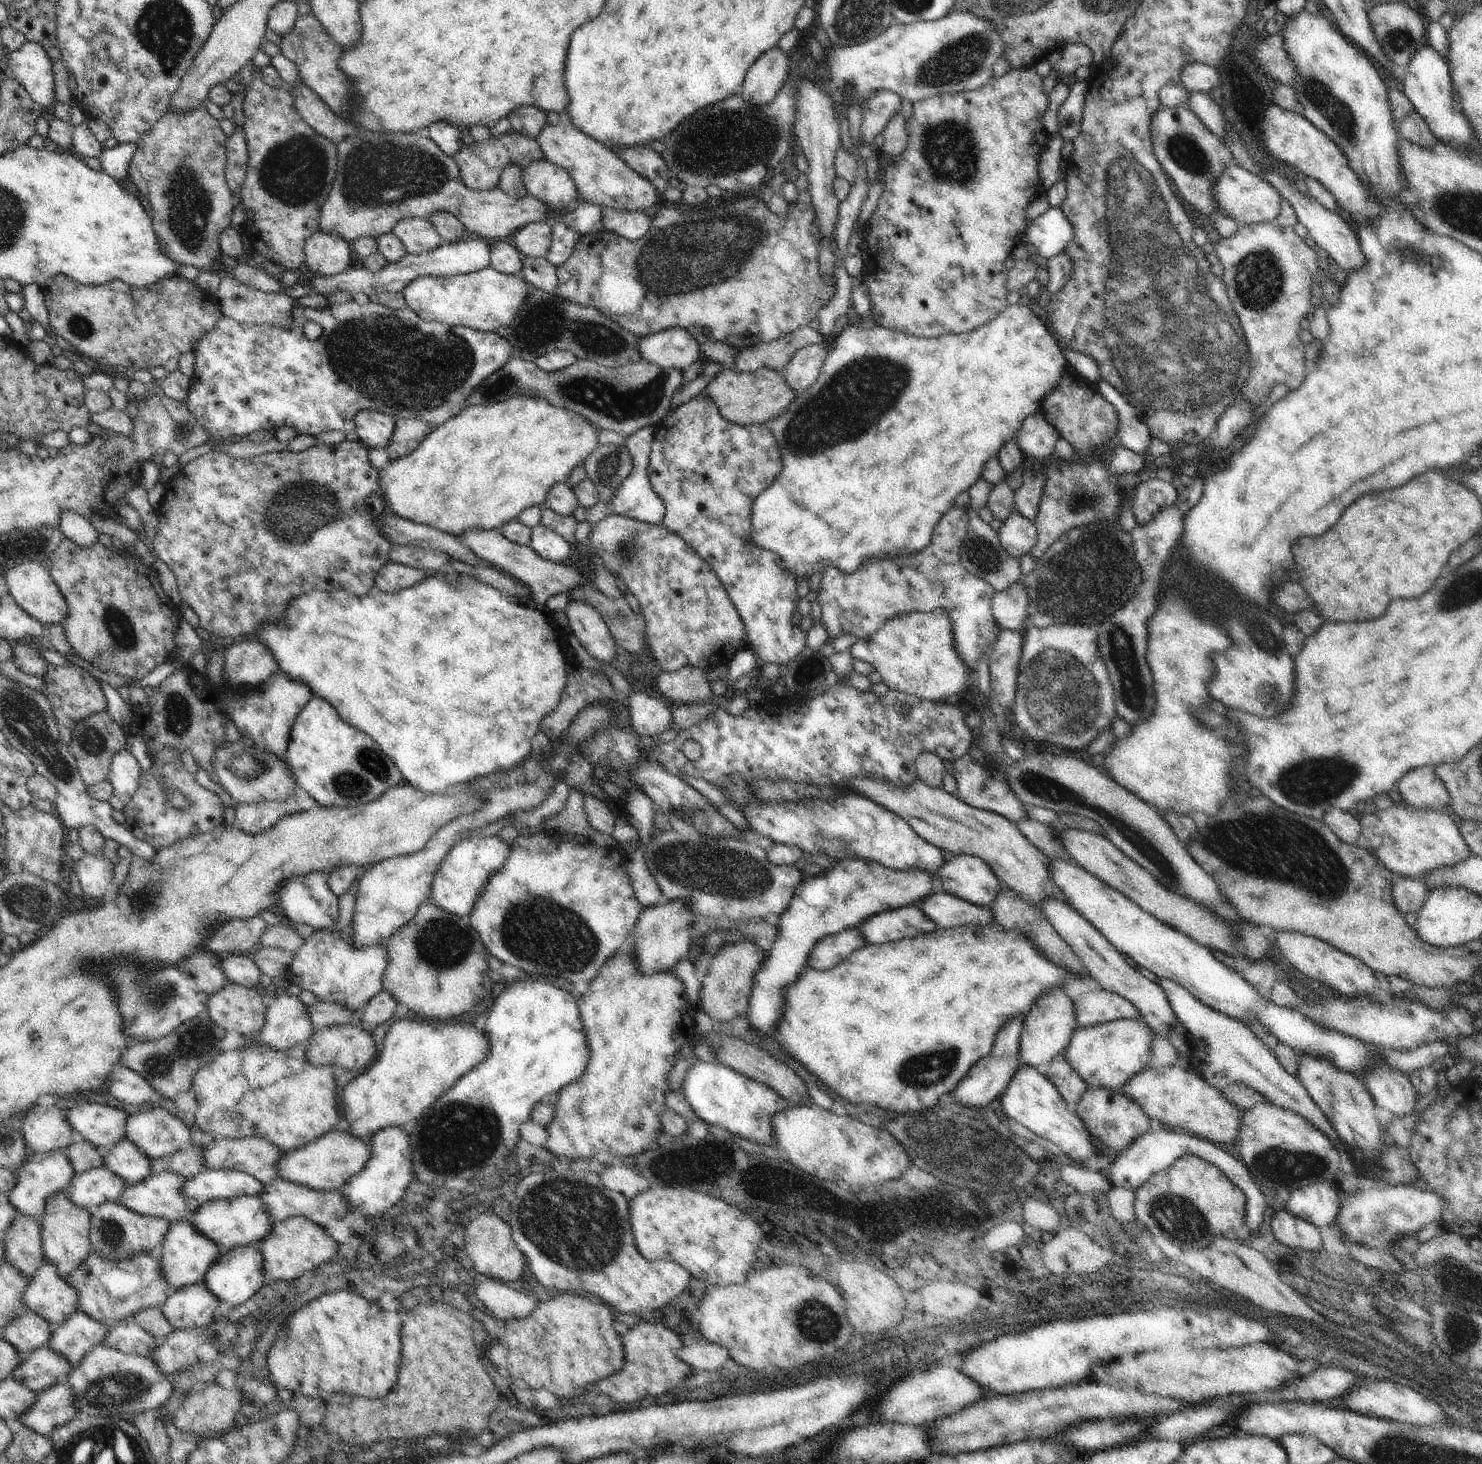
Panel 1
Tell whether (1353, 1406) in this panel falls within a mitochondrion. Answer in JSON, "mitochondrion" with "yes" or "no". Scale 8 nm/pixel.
{"mitochondrion":"no"}

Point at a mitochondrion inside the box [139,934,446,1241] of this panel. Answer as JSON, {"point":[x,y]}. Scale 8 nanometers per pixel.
{"point":[163,1061]}

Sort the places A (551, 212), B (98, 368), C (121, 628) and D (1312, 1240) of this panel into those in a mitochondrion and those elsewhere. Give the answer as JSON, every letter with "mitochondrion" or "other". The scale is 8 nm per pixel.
{"A":"other","B":"other","C":"mitochondrion","D":"other"}

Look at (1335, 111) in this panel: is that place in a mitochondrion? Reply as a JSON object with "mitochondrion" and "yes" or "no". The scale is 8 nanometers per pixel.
{"mitochondrion":"yes"}

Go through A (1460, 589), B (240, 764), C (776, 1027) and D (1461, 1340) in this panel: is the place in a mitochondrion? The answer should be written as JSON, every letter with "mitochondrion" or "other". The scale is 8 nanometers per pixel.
{"A":"mitochondrion","B":"mitochondrion","C":"other","D":"mitochondrion"}

